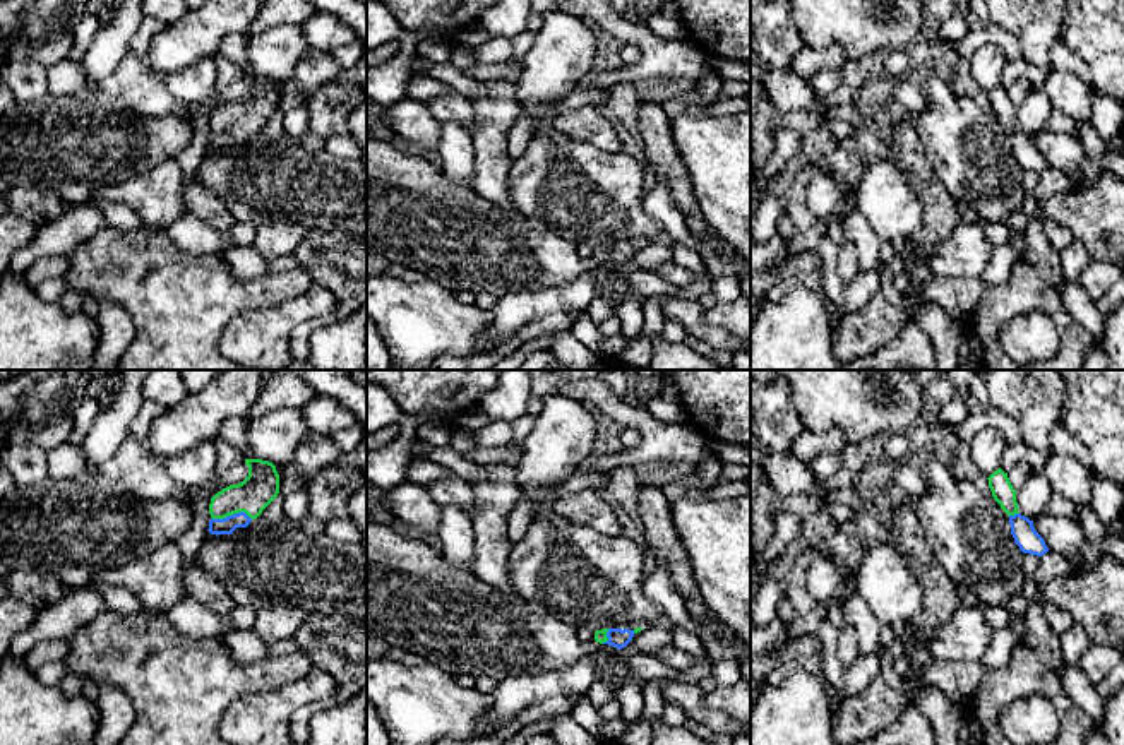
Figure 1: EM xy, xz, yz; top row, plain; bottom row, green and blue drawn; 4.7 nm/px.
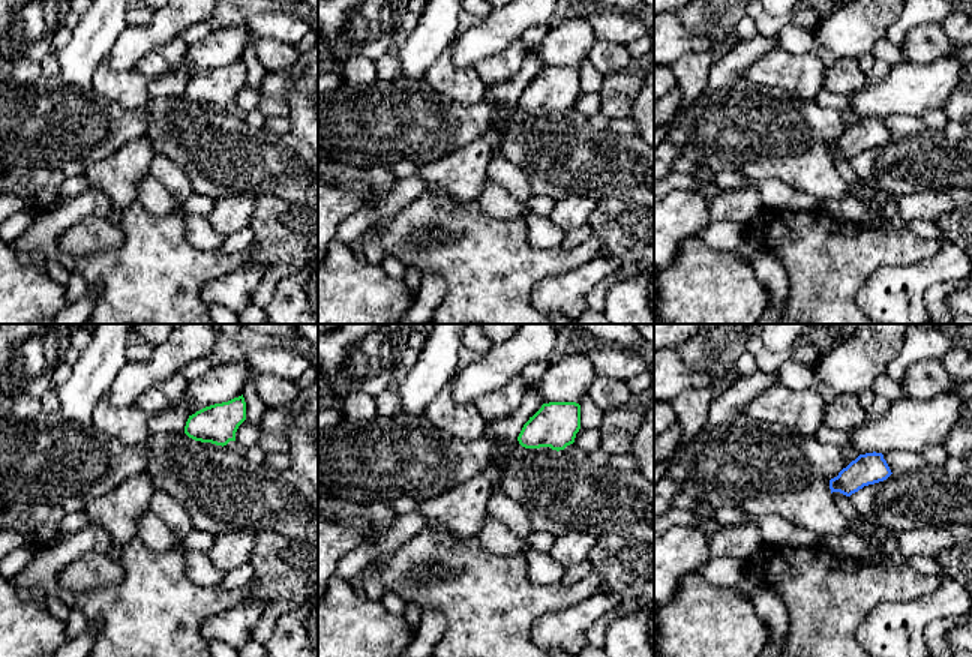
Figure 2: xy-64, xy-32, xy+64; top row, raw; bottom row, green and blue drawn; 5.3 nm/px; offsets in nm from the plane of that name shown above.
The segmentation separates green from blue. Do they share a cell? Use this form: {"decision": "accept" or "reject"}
{"decision": "accept"}

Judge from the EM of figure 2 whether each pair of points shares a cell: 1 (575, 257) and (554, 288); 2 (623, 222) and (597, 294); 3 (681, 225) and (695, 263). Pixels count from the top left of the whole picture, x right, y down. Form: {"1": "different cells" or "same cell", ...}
{"1": "different cells", "2": "same cell", "3": "different cells"}

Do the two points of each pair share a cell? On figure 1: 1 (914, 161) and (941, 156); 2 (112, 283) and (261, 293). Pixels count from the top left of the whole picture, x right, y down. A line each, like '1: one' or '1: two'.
1: two
2: one

